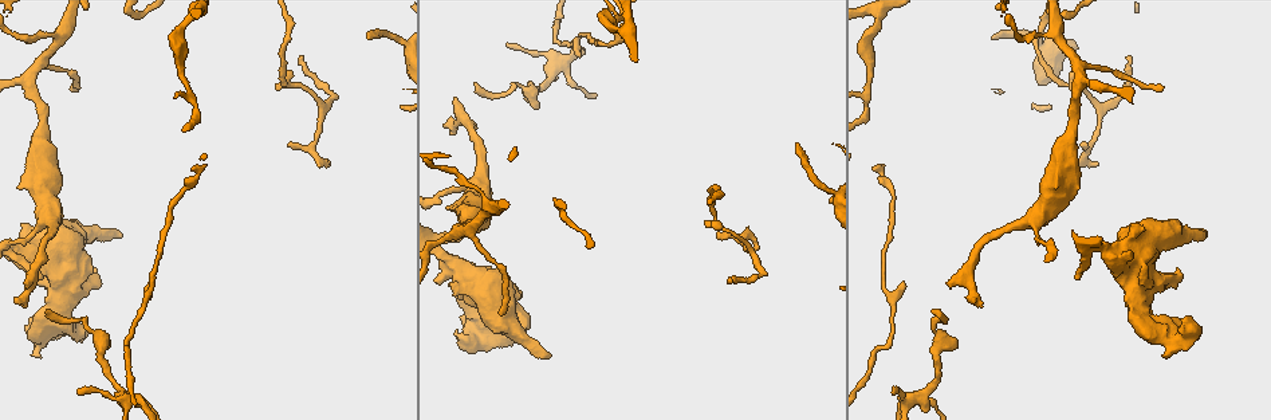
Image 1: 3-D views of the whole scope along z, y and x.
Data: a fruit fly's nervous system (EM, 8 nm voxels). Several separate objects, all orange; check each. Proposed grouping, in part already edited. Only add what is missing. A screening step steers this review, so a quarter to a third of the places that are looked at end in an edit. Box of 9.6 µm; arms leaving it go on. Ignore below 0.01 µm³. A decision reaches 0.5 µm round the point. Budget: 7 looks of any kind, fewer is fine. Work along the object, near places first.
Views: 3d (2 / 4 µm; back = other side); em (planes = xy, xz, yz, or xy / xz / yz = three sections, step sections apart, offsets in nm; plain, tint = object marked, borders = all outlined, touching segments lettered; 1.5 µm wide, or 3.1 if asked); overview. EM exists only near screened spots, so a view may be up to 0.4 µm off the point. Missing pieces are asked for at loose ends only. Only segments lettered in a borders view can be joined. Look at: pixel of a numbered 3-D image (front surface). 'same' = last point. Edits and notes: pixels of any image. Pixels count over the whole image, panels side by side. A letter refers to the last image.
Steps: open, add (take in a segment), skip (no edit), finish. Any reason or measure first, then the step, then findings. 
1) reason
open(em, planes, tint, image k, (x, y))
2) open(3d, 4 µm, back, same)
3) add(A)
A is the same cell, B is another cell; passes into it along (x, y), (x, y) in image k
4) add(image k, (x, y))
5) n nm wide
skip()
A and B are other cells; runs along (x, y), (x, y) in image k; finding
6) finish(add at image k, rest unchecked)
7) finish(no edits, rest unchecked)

tapers out
open(3d, 2 µm, image 1, (894, 394))

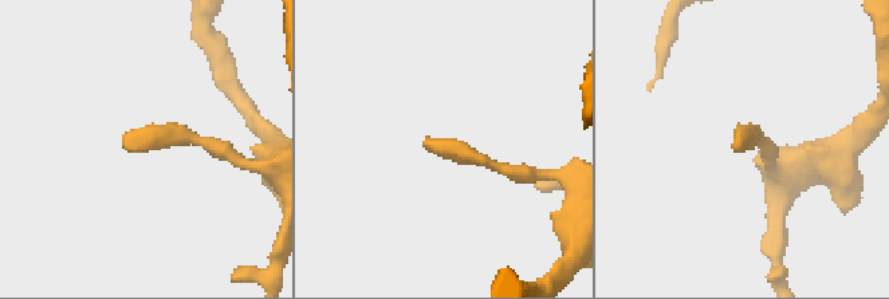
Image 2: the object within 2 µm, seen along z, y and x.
open(em, 3.1 µm, yz, step 16, tint, image 2, (740, 145))

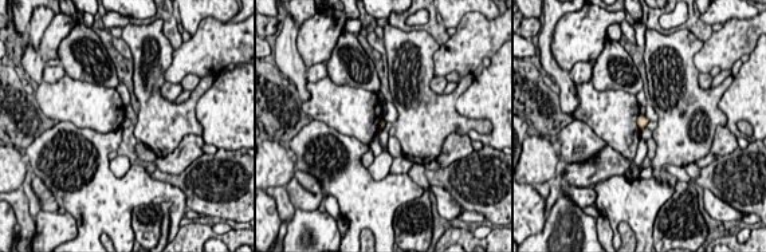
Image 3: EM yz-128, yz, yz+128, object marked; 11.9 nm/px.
cut it another way
open(em, 3.1 µm, planes, borders, same)

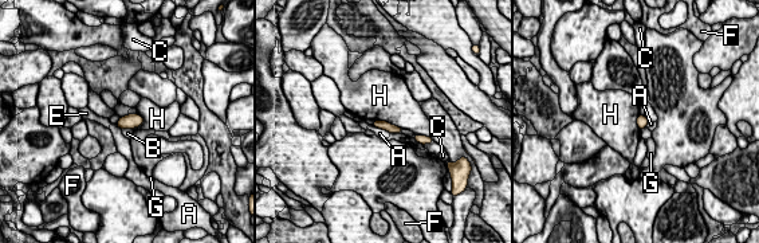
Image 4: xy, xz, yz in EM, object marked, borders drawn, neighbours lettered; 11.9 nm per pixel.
120 nm wide
skip()
A, B, C, E, F, G and H are other cells; border along (132, 128), (122, 130) in image 4; none of them fits

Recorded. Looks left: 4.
branch stops here
open(3d, 2 µm, image 1, (949, 285))

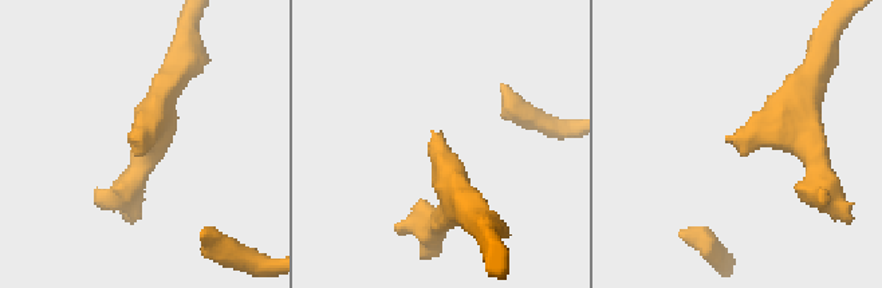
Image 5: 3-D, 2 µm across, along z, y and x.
need the tissue
open(em, planes, borders, image 5, (431, 132))

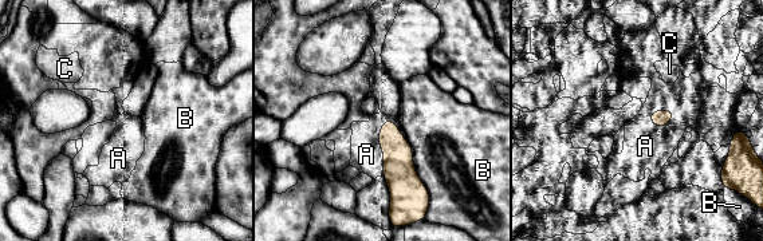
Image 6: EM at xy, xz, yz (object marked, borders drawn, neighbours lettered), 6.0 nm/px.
skip()
A, B and C are other cells; border along (385, 117), (378, 135), (382, 176) in image 6; none of them fits

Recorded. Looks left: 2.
free end
open(em, planes, borders, image 1, (41, 279))

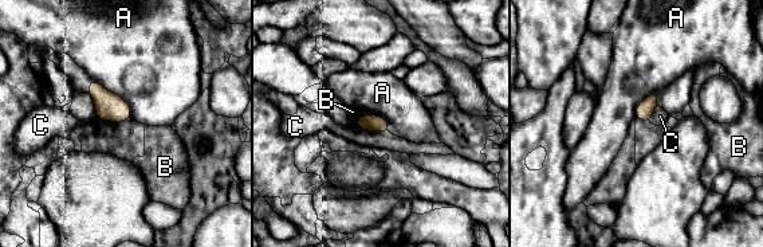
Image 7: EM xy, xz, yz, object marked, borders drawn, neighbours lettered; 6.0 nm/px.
A touches over 340 nm
skip()
A, B and C are other cells; border along (380, 114), (360, 114), (357, 117) in image 7; none of them fits

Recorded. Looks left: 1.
finish(no edits, rest unchecked)

